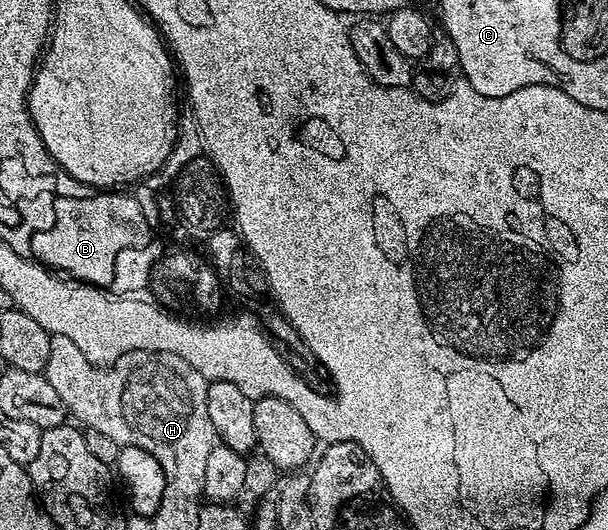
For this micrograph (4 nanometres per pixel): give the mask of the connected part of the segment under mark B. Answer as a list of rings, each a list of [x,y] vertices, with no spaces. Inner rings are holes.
[[[120,190],[120,198],[108,202],[108,226],[104,226],[104,202],[96,198],[96,210],[90,208],[52,208],[51,224],[35,232],[31,236],[30,253],[39,265],[45,266],[55,273],[65,274],[75,281],[89,284],[95,288],[103,290],[109,289],[114,283],[114,266],[116,254],[120,250],[129,248],[145,248],[151,243],[150,240],[150,220],[146,217],[146,212],[142,209],[142,204],[136,197]],[[70,218],[80,220],[72,222]],[[66,226],[66,228],[60,228]],[[72,226],[78,228],[72,228]]]

